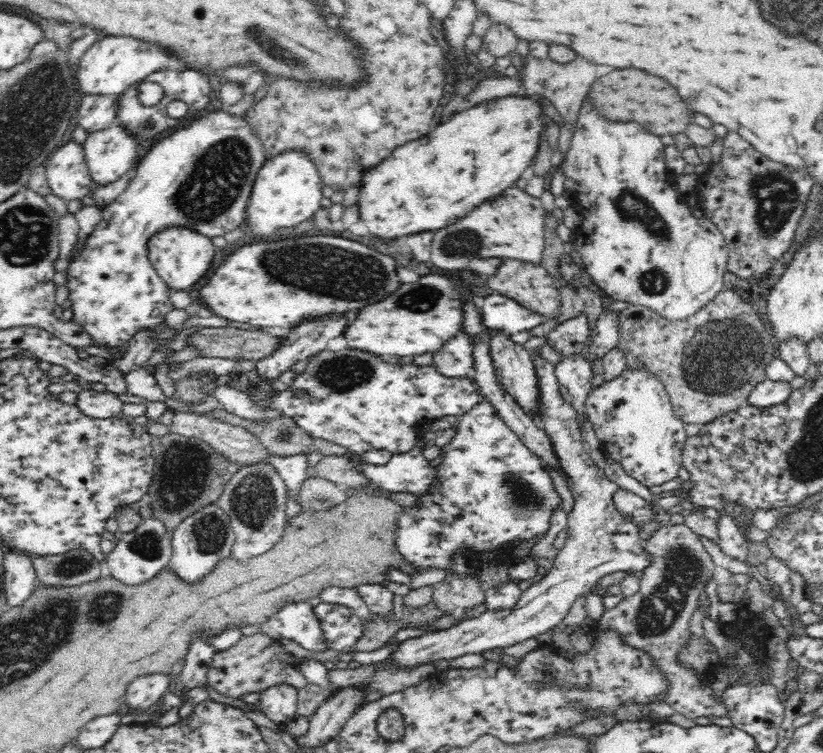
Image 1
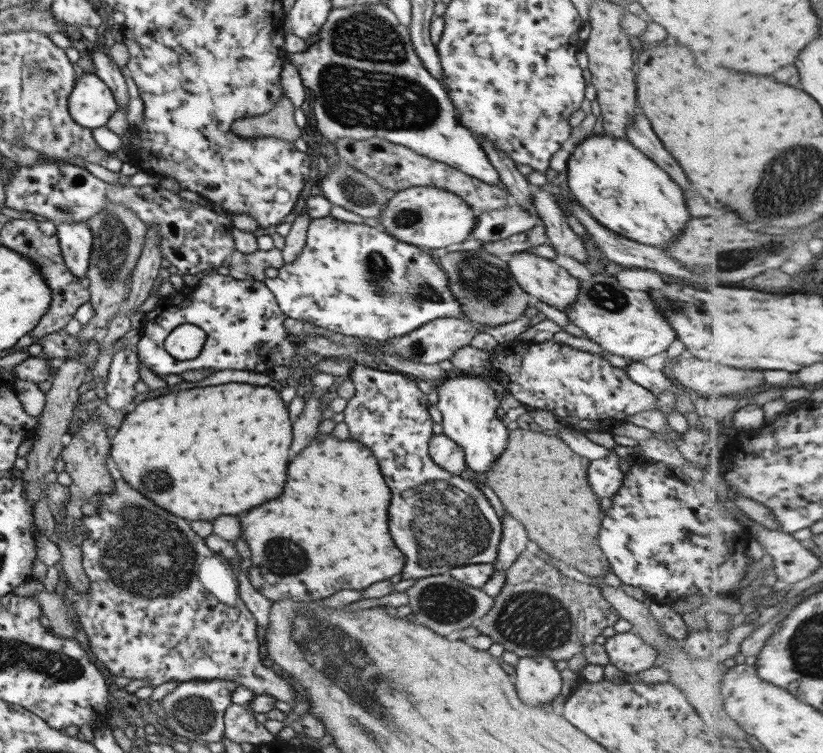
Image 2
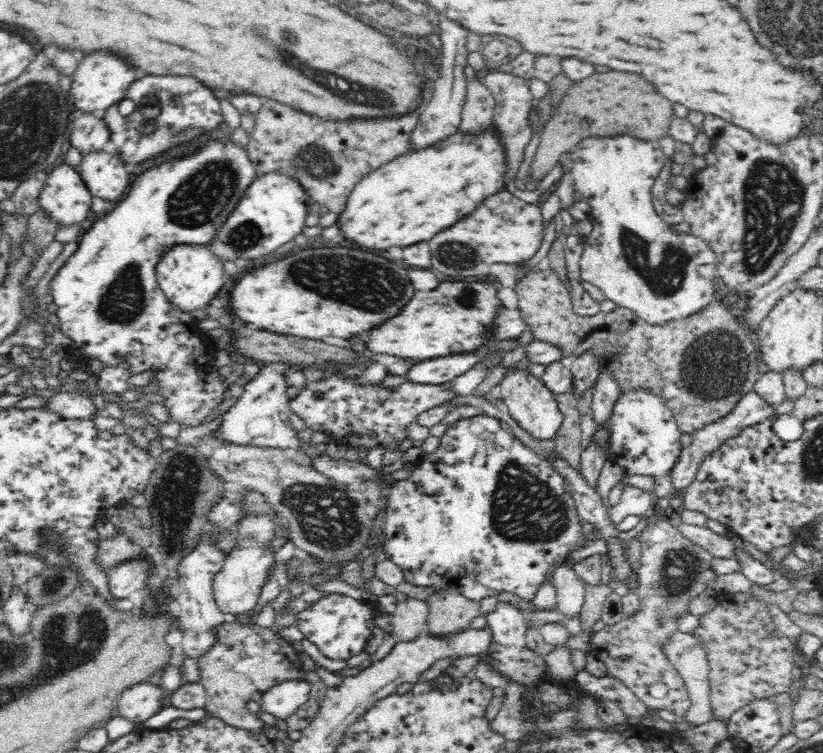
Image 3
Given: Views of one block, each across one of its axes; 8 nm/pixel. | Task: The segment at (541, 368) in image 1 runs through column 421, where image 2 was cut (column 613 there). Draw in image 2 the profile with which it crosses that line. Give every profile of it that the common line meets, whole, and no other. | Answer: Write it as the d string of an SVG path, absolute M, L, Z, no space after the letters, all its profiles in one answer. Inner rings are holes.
M630 631L607 637L603 648L609 663L624 675L637 674L658 664L659 654Z

